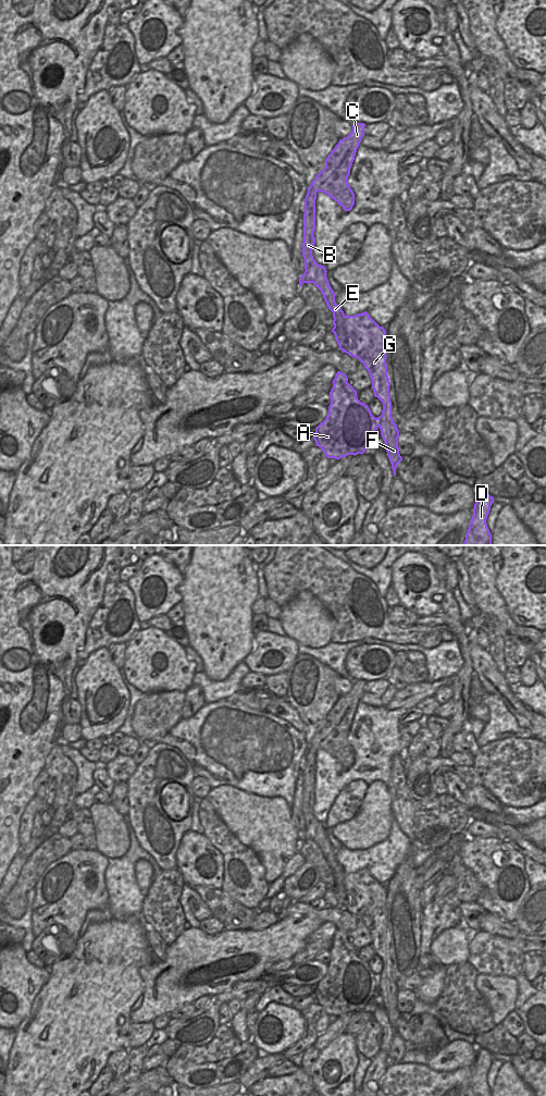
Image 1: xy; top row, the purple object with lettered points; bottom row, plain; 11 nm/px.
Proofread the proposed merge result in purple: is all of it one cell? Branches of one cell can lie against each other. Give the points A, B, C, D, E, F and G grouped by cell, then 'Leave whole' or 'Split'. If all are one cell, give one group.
Groups: A E / B C D F G. Split.

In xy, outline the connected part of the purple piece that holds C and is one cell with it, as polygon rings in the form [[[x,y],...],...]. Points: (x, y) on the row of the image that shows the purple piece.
[[[353,123],[351,133],[339,139],[325,160],[324,169],[315,176],[305,198],[303,243],[302,253],[312,255],[315,244],[315,199],[317,193],[325,193],[338,202],[345,211],[350,211],[355,205],[355,194],[347,180],[355,160],[357,149],[364,136],[364,123]]]

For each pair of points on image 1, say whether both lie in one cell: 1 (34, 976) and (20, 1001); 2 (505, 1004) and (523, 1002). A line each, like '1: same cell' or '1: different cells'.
1: same cell
2: different cells

